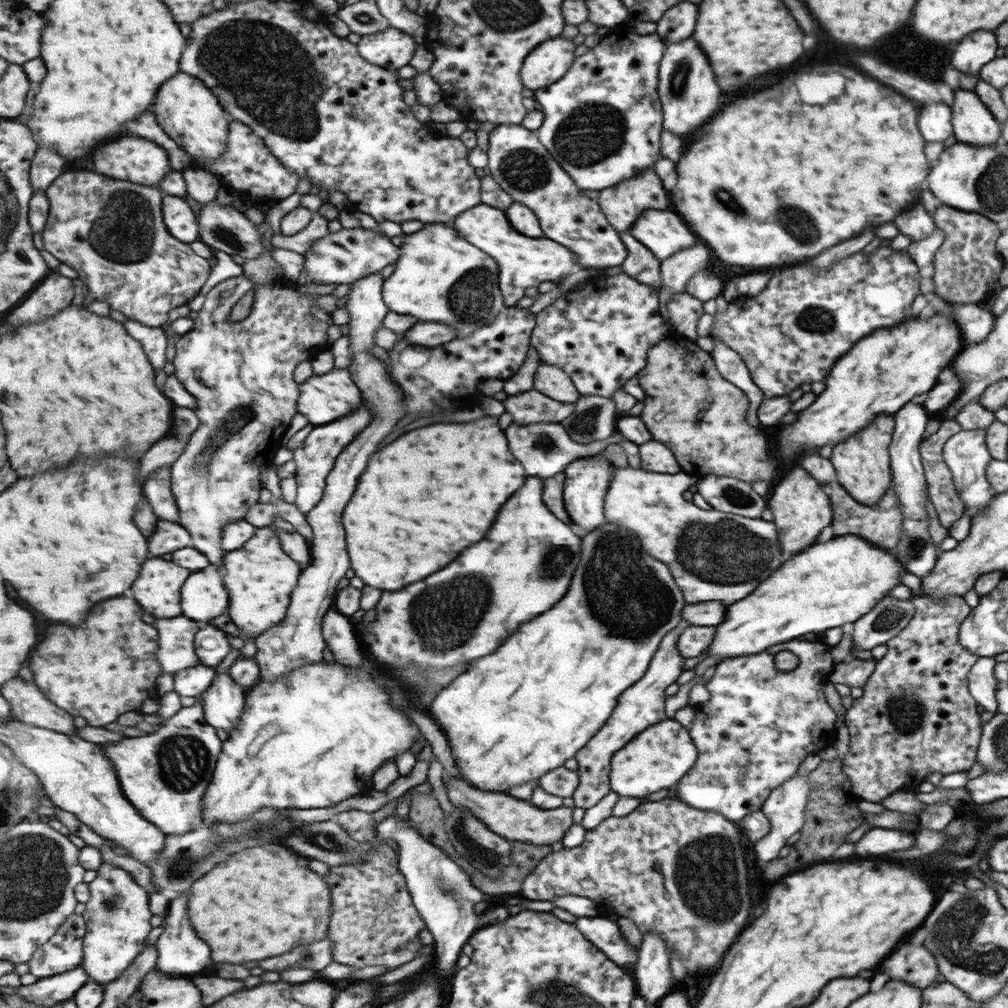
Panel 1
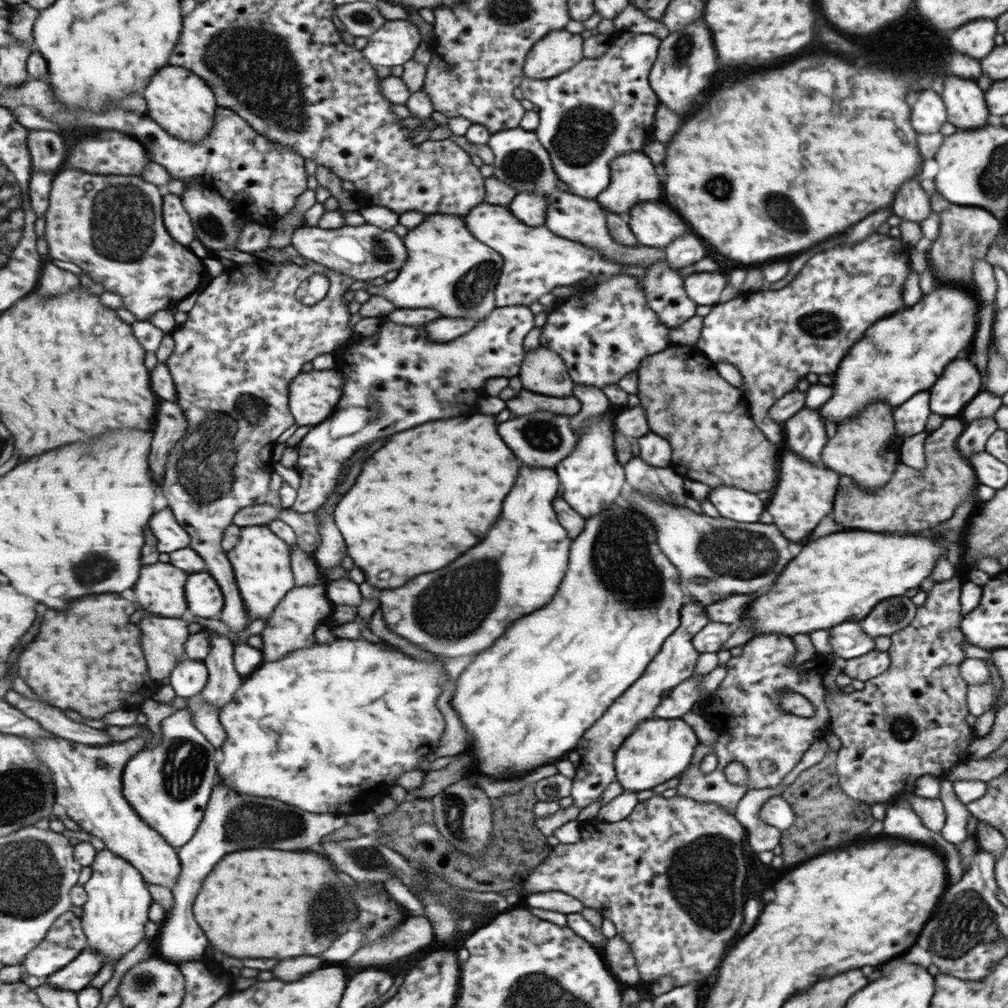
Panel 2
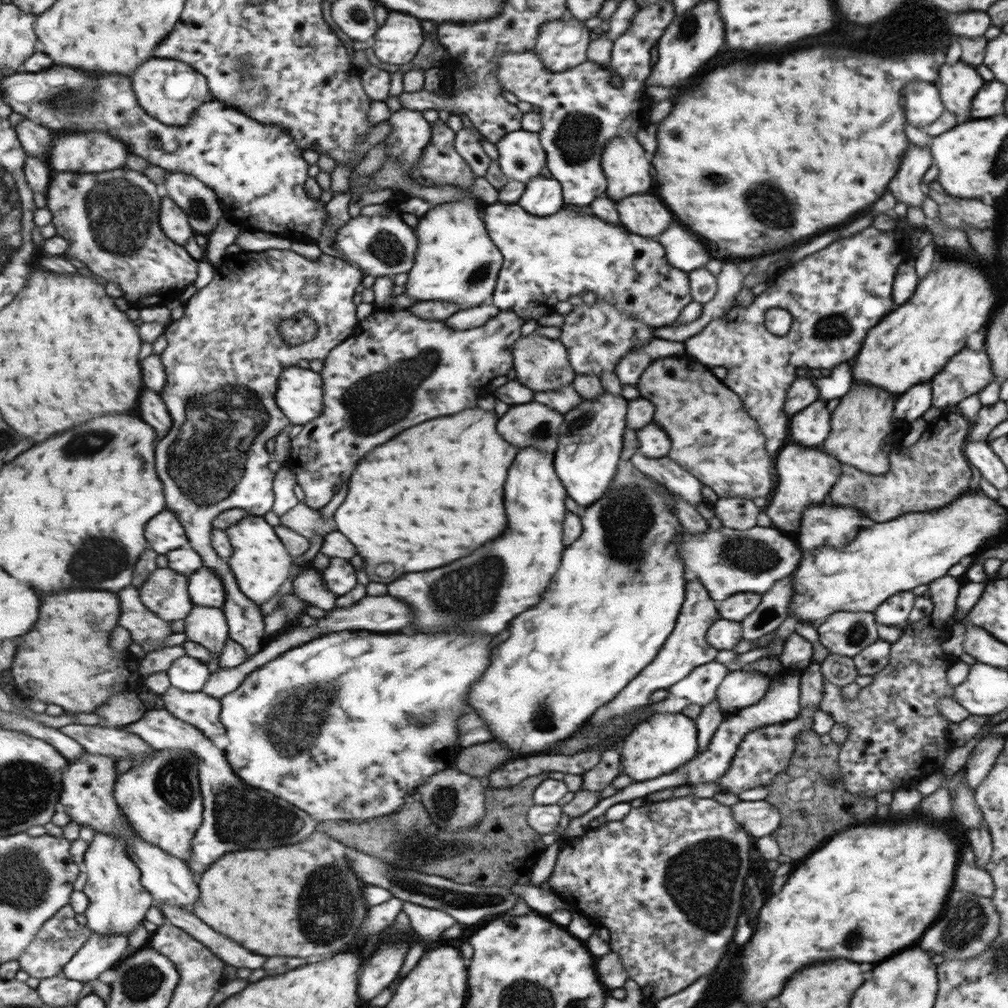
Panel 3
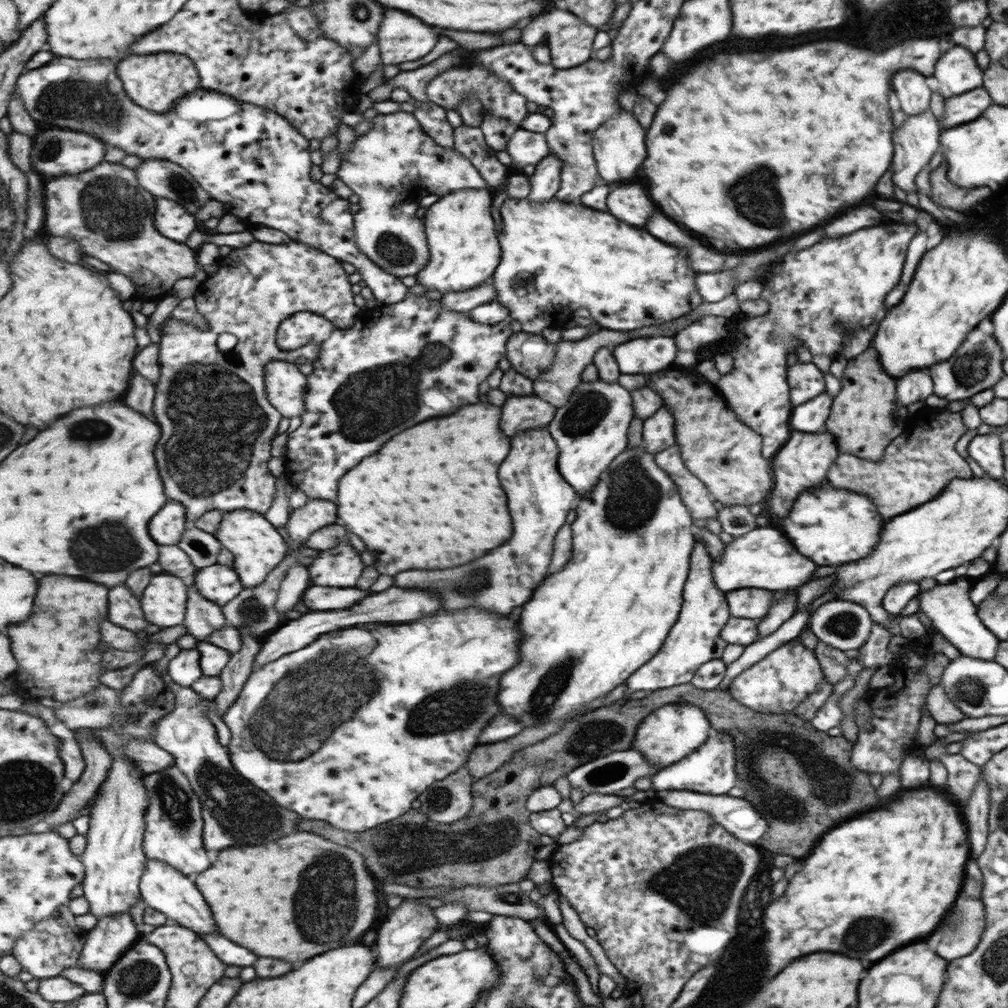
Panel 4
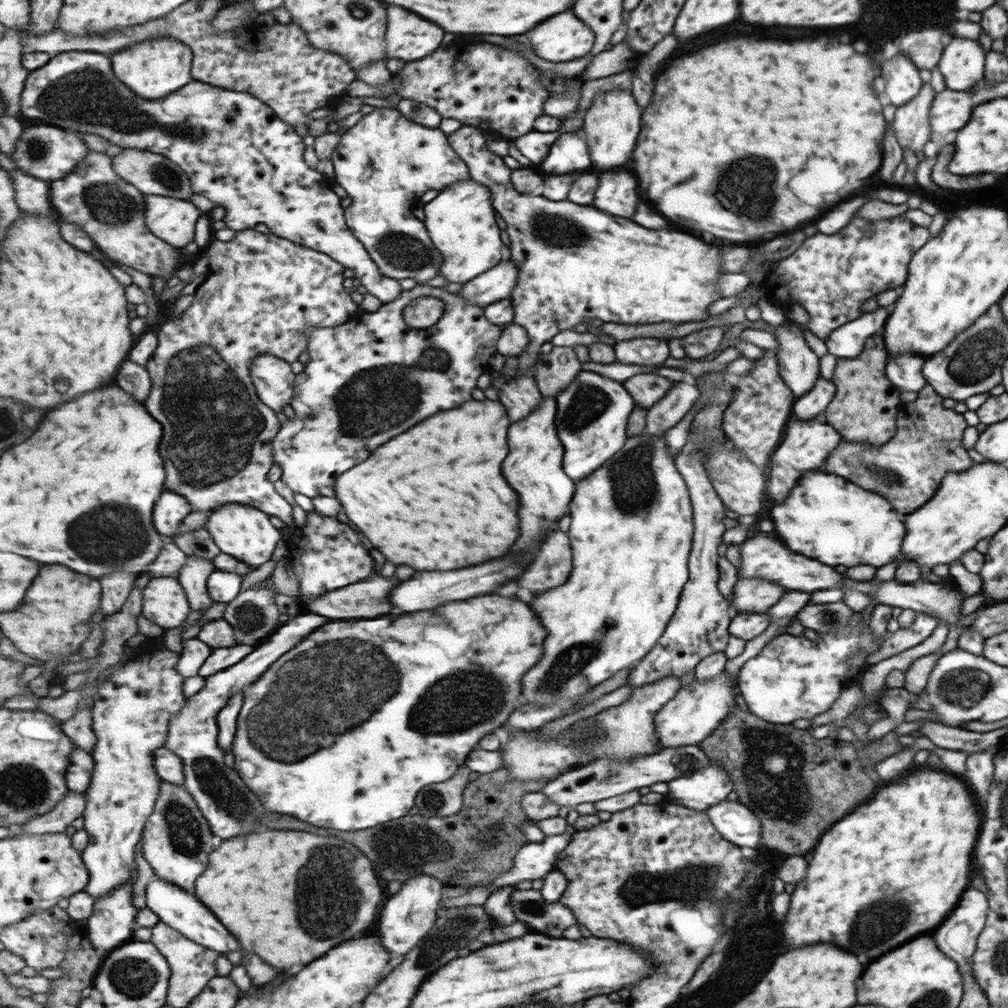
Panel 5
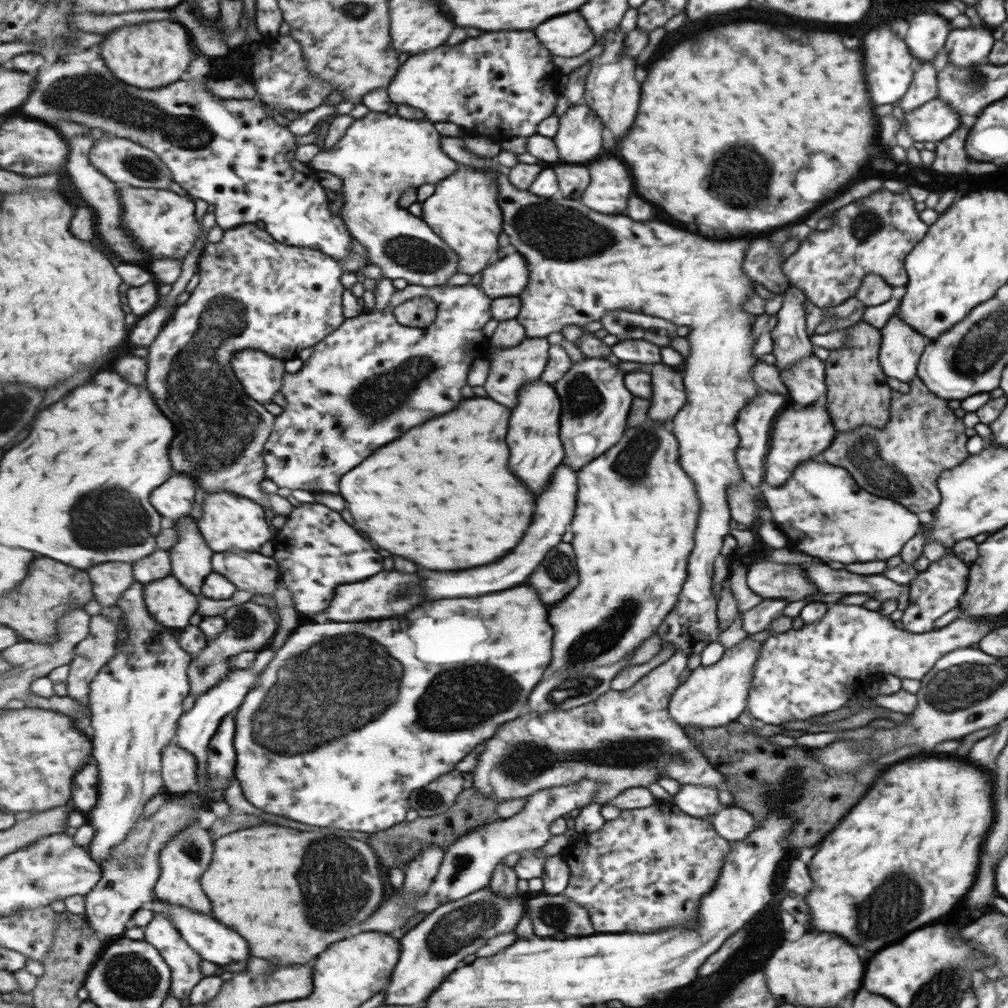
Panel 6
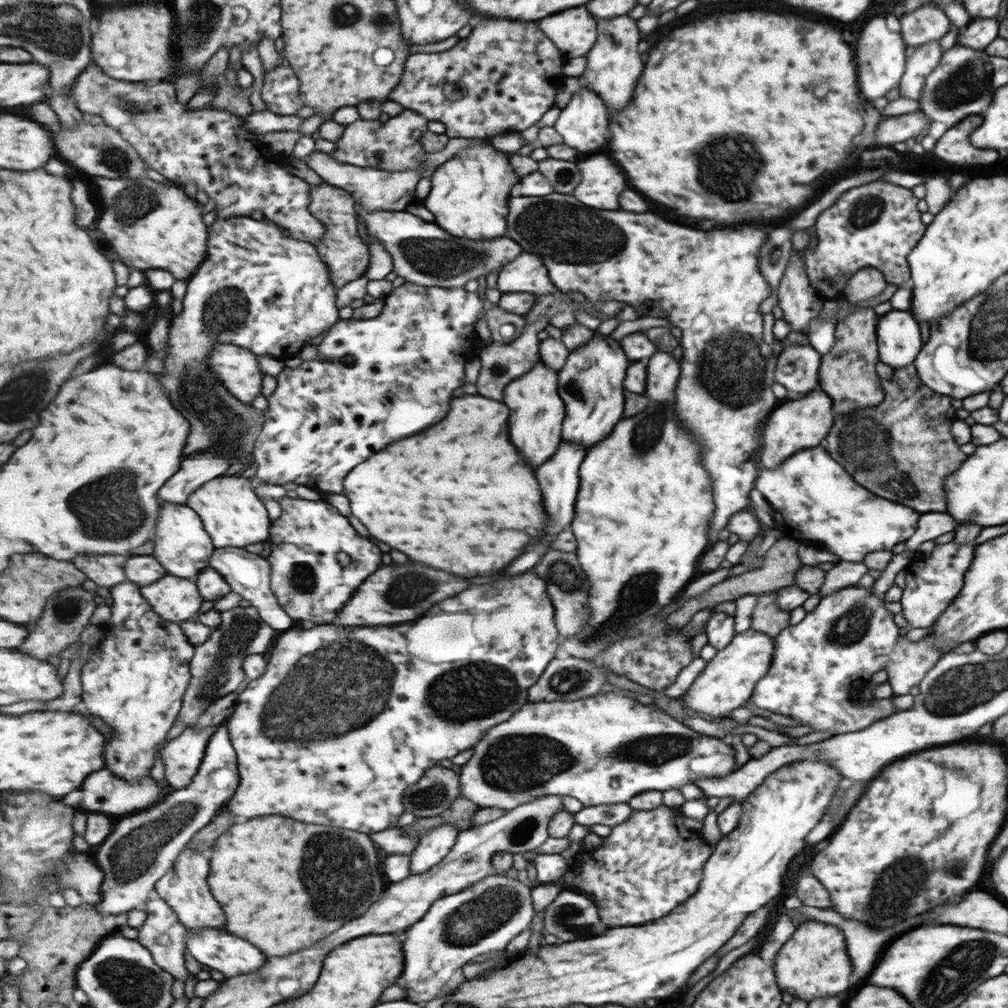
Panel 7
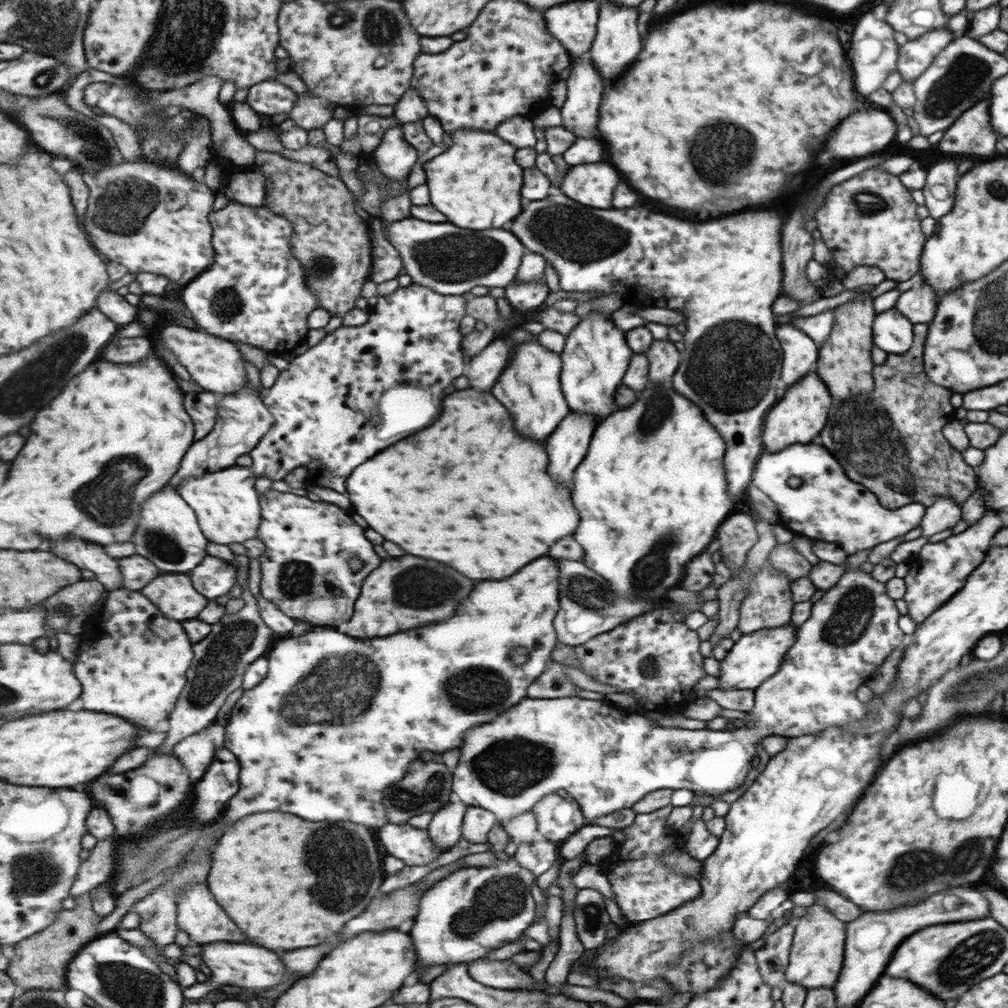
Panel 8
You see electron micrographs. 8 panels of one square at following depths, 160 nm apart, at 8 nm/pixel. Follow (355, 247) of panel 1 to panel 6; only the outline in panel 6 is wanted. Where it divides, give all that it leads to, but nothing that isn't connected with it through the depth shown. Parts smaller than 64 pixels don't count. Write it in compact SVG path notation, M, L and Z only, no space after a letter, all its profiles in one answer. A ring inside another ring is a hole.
M370 111L364 117L354 120L335 146L323 149L309 163L318 171L344 178L342 190L346 194L346 203L341 210L342 218L352 237L370 252L370 262L381 268L382 276L387 280L401 278L410 285L435 287L447 285L449 278L459 273L459 254L449 244L445 244L441 236L435 234L434 229L424 222L423 216L413 216L407 208L399 206L399 199L408 188L418 190L423 184L437 184L458 169L459 162L443 150L443 137L435 123L429 119L407 119L398 114Z

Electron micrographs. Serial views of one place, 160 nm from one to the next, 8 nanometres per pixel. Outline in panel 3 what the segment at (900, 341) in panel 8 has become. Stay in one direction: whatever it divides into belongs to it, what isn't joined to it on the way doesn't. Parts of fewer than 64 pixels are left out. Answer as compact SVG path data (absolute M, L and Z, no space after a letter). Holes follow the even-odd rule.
M923 382L923 384L915 384L915 388L897 396L892 415L894 419L901 418L901 421L908 424L921 417L929 406L932 406L931 388L929 388L929 382Z

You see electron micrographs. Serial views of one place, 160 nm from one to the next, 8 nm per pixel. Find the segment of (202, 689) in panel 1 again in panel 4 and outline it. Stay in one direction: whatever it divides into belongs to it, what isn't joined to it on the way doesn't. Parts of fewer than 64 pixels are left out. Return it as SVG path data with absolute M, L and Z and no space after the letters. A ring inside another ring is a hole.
M197 648L183 649L171 660L168 675L173 684L183 687L193 687L204 674L201 666L201 651Z

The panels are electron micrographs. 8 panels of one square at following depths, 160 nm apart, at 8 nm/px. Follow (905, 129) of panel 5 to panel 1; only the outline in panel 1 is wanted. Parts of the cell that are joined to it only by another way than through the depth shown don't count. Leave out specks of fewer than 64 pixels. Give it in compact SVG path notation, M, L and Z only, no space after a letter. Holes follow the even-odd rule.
M917 201L909 210L901 212L893 222L899 233L909 236L911 242L927 238L935 230L931 216L924 210L921 201Z

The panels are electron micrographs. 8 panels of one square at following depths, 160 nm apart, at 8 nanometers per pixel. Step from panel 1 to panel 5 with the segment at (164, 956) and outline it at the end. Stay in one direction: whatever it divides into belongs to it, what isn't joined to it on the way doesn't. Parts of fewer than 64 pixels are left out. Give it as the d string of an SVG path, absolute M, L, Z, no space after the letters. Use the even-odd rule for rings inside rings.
M303 614L295 618L291 624L281 624L269 638L269 642L264 640L254 651L246 656L239 664L231 666L223 672L218 672L213 676L206 677L206 688L195 696L186 699L183 709L171 720L170 736L166 739L166 746L175 752L183 760L183 768L186 772L186 783L184 786L198 801L199 808L208 818L211 832L215 836L221 836L227 840L233 836L247 836L251 832L265 832L267 828L259 824L259 818L267 816L269 810L263 806L263 802L249 792L249 786L241 780L240 774L235 768L229 768L225 764L225 752L219 746L218 736L220 727L218 726L219 712L223 711L231 697L235 693L244 693L245 689L251 687L277 662L285 652L295 648L299 642L305 640L311 632L315 632L319 626L327 624L329 620L317 614Z

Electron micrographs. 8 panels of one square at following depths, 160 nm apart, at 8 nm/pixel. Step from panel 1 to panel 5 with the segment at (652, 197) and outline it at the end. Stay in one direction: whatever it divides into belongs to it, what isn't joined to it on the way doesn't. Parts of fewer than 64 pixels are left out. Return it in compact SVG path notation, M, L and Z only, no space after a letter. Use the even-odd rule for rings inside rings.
M612 89L596 92L584 114L582 131L588 146L591 166L599 170L613 170L617 166L623 166L631 158L639 132L639 106L635 104L631 91Z

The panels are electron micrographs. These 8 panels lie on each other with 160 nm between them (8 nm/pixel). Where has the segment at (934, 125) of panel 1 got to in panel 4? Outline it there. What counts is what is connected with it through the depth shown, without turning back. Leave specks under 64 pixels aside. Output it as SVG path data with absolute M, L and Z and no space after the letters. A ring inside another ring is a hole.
M903 69L893 76L893 94L906 115L916 115L929 108L929 88L917 71Z

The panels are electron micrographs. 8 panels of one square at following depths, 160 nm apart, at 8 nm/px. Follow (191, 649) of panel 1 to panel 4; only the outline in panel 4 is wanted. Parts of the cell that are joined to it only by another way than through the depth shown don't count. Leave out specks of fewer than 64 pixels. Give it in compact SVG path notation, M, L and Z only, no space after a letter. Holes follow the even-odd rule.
M127 586L111 588L110 606L108 616L110 622L136 634L145 635L143 628L147 628L150 622L141 608L141 602L133 596L133 592Z

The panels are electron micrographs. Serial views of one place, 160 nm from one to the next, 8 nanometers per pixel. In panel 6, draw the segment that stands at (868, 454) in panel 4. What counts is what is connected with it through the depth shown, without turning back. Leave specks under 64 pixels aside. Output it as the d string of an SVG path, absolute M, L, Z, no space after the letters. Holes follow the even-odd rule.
M857 321L844 332L843 348L829 351L825 364L825 407L835 416L835 430L845 432L861 424L880 429L889 423L891 392L877 364L879 330L865 321Z

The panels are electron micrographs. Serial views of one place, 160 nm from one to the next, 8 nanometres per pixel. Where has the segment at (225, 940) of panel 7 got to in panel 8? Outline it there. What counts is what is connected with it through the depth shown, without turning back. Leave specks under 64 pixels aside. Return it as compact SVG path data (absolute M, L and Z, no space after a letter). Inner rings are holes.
M208 942L201 945L203 951L202 960L207 962L207 966L212 970L212 975L207 978L206 982L201 982L192 987L184 989L184 996L187 999L202 999L209 992L217 990L219 986L241 986L241 988L249 988L249 990L269 990L275 988L277 984L281 984L287 976L287 966L283 964L283 960L263 948L263 946L255 946L255 944L233 944L233 942Z

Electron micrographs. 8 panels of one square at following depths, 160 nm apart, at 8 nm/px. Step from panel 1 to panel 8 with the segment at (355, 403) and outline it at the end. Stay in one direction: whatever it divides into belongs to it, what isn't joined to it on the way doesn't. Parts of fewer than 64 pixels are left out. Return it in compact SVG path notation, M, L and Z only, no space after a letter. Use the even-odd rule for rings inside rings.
M167 326L161 330L165 346L179 358L179 362L189 370L193 380L203 389L214 393L233 394L246 387L247 370L245 358L233 341L223 337L211 336L207 332L195 332L183 326Z

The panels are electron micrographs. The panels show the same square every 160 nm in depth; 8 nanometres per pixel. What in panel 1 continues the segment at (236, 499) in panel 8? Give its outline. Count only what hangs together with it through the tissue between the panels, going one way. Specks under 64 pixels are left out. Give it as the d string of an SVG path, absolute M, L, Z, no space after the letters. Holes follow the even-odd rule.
M273 527L258 528L256 535L245 543L239 550L229 551L225 554L225 572L227 572L227 588L231 592L231 618L233 622L247 632L251 637L257 637L268 628L274 627L282 622L287 616L287 608L291 602L291 595L298 586L302 572L304 571L299 561L289 556L282 547L280 536Z

